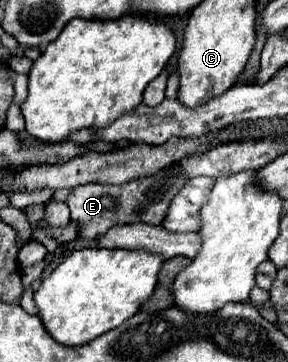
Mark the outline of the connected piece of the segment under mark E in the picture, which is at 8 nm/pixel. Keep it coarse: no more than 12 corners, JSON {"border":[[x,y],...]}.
{"border":[[178,165],[124,185],[80,185],[66,199],[78,235],[162,225],[186,185]]}

